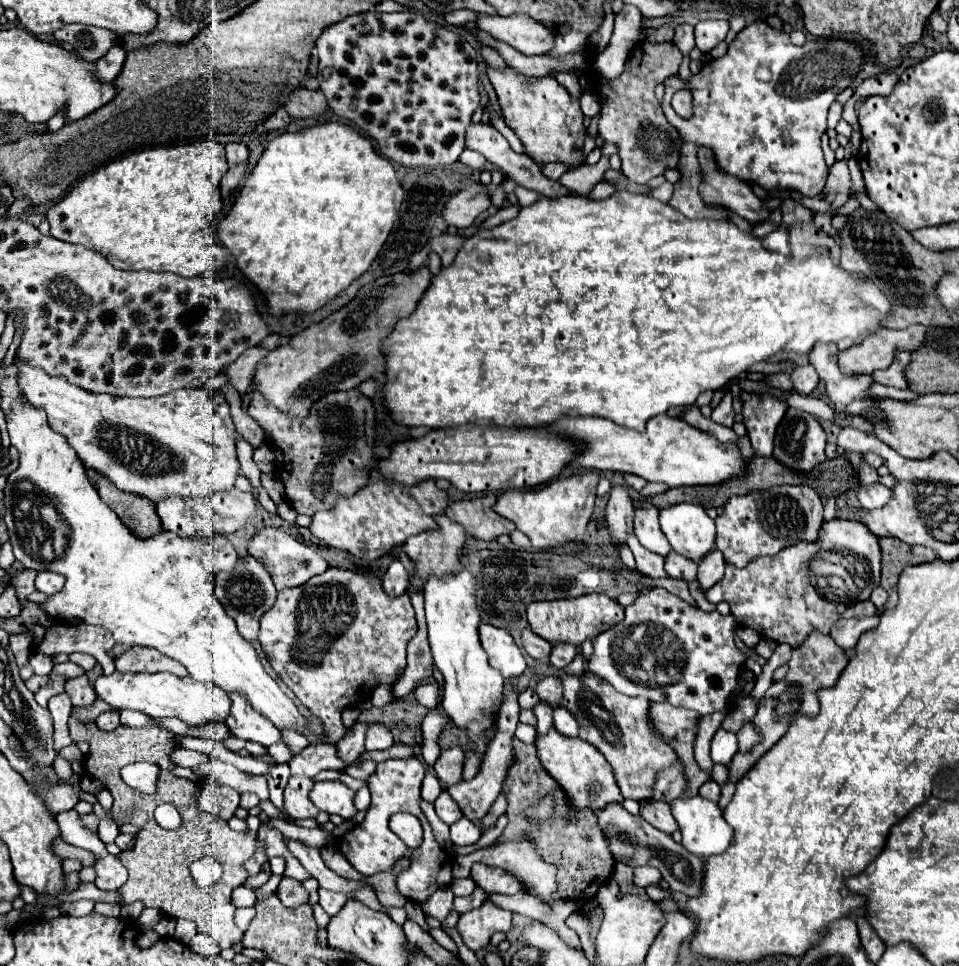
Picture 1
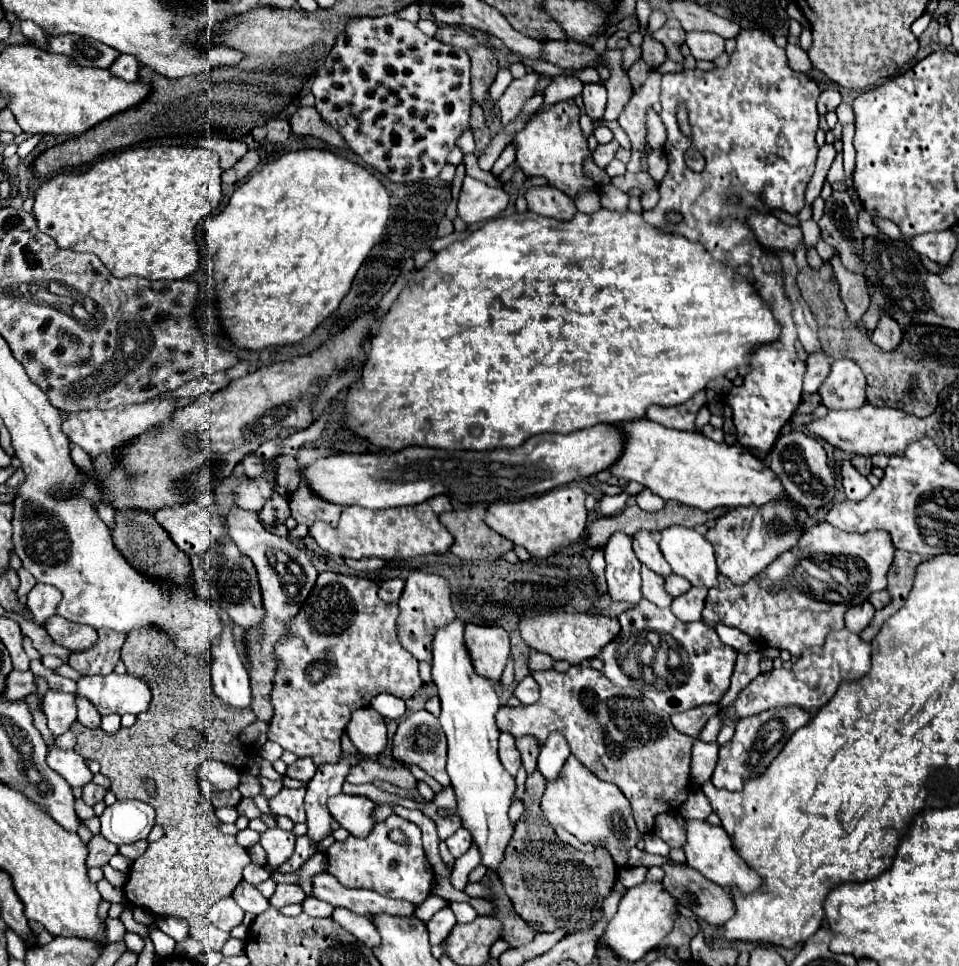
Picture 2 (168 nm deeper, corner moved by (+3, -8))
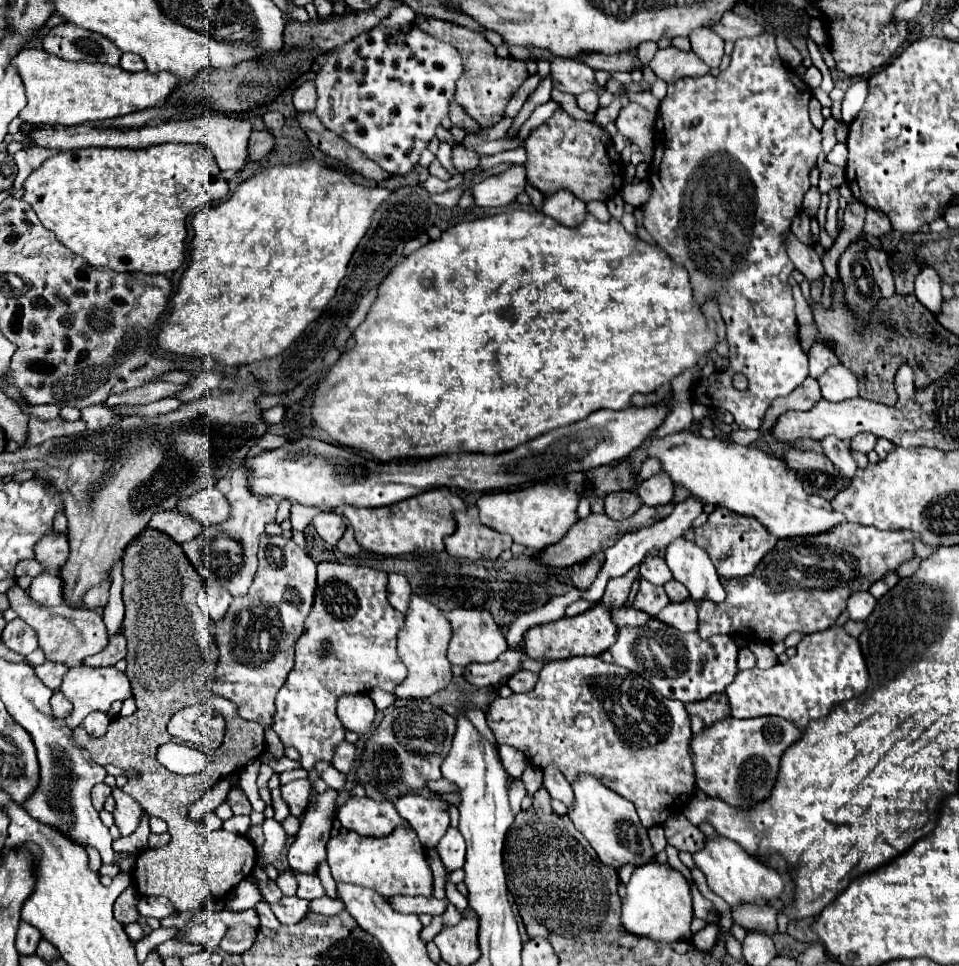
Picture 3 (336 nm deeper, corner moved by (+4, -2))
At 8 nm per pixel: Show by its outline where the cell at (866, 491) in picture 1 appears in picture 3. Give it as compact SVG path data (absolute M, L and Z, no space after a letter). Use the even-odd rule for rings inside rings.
M826 436L820 440L822 444L822 450L824 450L824 456L830 458L830 462L848 478L854 476L854 470L858 468L856 462L852 460L850 456L850 448L836 436Z

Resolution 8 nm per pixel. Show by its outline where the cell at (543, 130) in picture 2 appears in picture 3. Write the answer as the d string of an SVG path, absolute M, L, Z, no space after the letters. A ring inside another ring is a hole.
M558 108L546 124L532 130L524 146L528 150L528 182L544 196L550 196L564 188L582 202L604 202L614 198L624 184L624 162L616 152L608 132L598 124L574 120L562 108Z

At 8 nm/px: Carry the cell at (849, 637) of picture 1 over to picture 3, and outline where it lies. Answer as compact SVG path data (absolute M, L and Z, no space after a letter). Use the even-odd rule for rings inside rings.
M828 628L804 636L798 644L798 654L784 664L776 664L768 670L750 668L740 670L734 682L726 688L730 698L730 710L734 718L758 718L780 716L792 722L798 730L804 730L810 720L824 718L838 702L846 702L864 694L868 688L868 668L860 652L858 640L844 632L844 628Z

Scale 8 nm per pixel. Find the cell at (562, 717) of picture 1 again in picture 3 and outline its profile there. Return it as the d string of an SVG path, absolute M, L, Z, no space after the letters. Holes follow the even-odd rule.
M550 766L550 770L544 770L544 786L550 792L550 796L564 802L566 808L570 808L574 804L572 786L566 782L566 778L562 778L560 772L554 770L554 766Z

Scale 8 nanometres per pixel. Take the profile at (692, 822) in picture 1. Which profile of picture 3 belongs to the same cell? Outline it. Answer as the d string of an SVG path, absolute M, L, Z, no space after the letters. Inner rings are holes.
M716 838L716 840L706 840L706 846L694 854L696 866L704 872L708 886L714 894L724 898L730 906L736 904L746 904L754 900L778 900L784 892L784 880L782 876L768 868L766 864L760 864L756 858L750 858L744 848L728 838Z

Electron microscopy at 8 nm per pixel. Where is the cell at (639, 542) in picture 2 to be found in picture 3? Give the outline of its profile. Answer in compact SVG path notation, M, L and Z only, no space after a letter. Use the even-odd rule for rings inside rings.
M654 556L654 558L646 558L642 564L640 564L640 576L656 586L664 586L666 582L672 580L672 572L670 568L666 566L666 562L660 558L660 556Z

